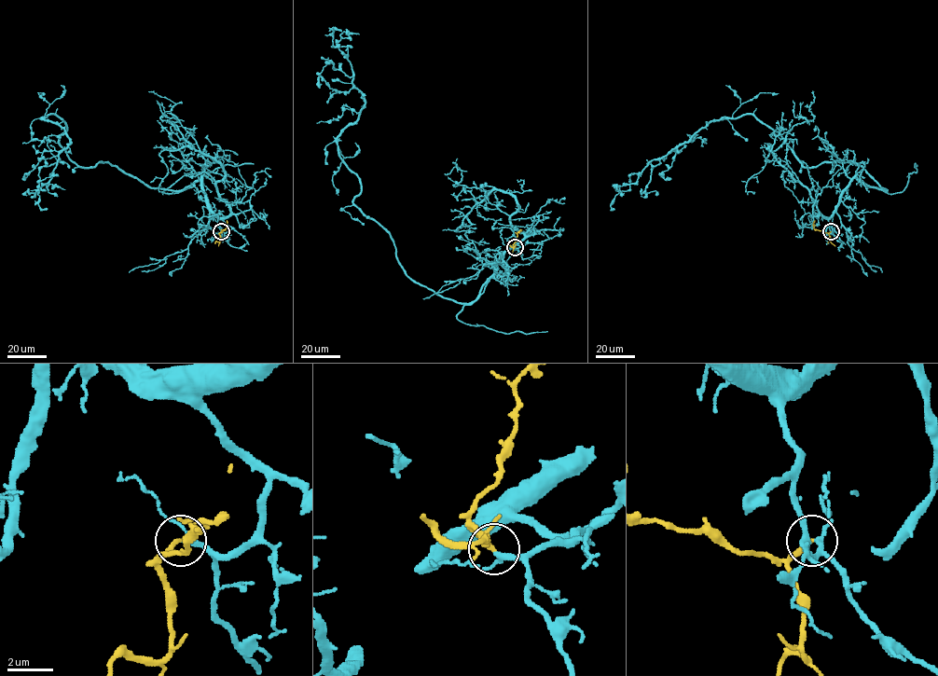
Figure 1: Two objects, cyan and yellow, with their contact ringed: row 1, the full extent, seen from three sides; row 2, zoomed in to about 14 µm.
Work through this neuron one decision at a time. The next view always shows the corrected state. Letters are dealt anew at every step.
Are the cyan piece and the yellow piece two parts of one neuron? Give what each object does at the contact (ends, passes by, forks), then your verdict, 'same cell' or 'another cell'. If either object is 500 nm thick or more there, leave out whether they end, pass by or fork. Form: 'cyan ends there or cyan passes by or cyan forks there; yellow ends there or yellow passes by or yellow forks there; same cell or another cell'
cyan passes by; yellow ends there; same cell

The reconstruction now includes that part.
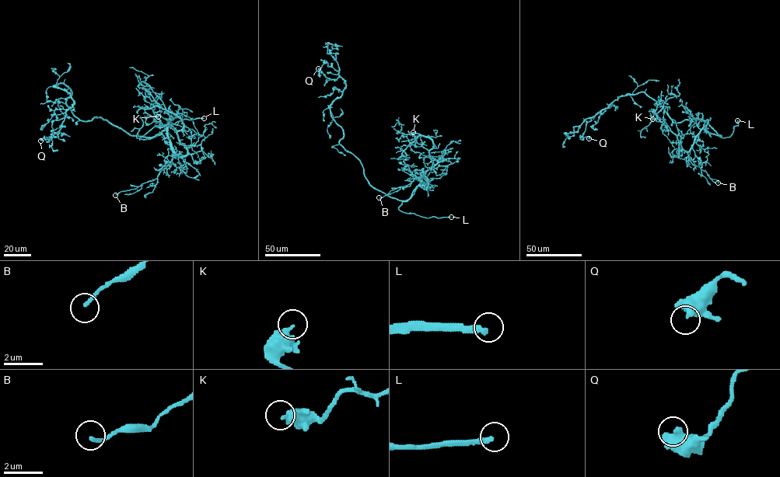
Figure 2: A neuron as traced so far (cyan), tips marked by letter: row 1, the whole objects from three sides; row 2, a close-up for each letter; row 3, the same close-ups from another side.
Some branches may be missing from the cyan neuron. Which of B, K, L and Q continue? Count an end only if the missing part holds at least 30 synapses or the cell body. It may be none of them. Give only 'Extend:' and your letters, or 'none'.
Extend: L

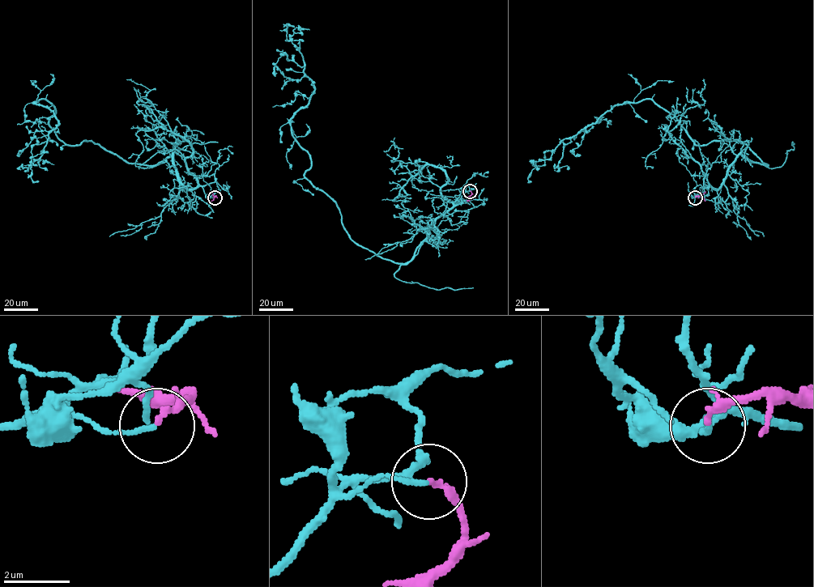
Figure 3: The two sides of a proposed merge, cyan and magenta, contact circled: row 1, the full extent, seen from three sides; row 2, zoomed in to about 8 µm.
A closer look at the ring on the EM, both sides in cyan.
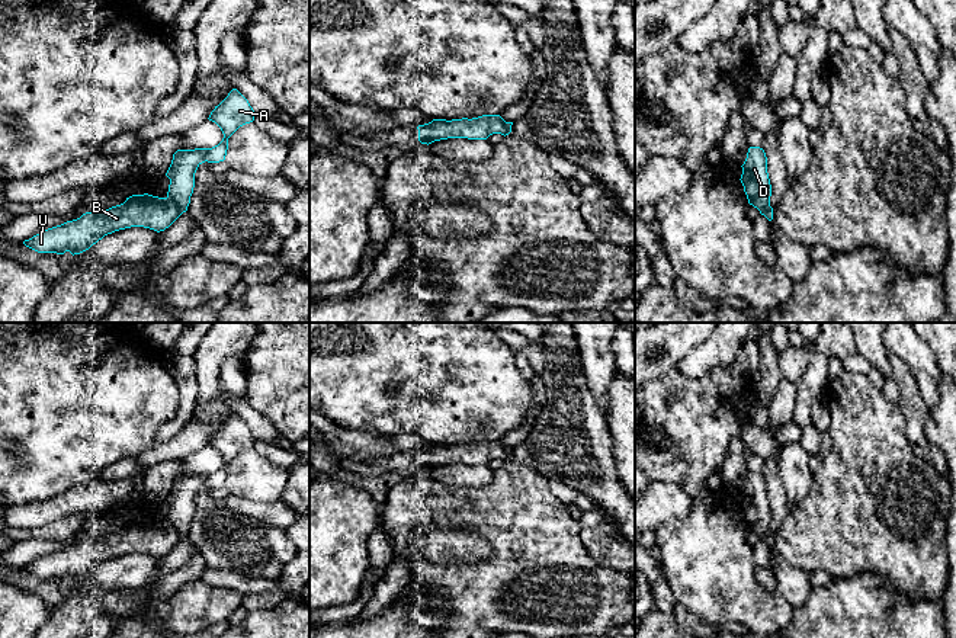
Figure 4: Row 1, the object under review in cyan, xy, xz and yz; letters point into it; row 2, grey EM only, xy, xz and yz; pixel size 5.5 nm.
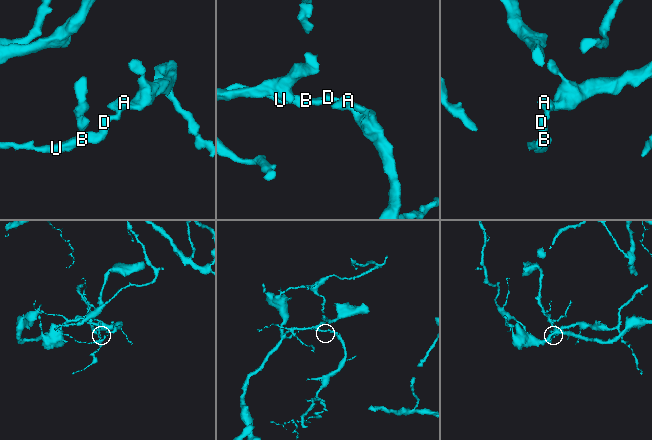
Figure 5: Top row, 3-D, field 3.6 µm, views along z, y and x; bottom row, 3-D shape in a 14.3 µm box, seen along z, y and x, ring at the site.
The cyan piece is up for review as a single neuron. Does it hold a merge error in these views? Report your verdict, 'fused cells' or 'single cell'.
fused cells

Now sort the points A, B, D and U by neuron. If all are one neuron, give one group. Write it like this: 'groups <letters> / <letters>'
groups A D / B U

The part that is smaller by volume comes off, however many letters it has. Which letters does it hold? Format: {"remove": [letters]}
{"remove": ["A", "D"]}

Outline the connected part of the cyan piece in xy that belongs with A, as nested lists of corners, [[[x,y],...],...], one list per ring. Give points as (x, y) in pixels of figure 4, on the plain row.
[[[232,414],[208,443],[221,453],[224,459],[222,467],[212,474],[177,475],[173,480],[171,490],[166,498],[170,504],[167,523],[174,526],[182,538],[186,538],[190,529],[198,493],[205,487],[224,487],[228,464],[240,452],[253,448],[254,440],[248,426],[237,414]]]

